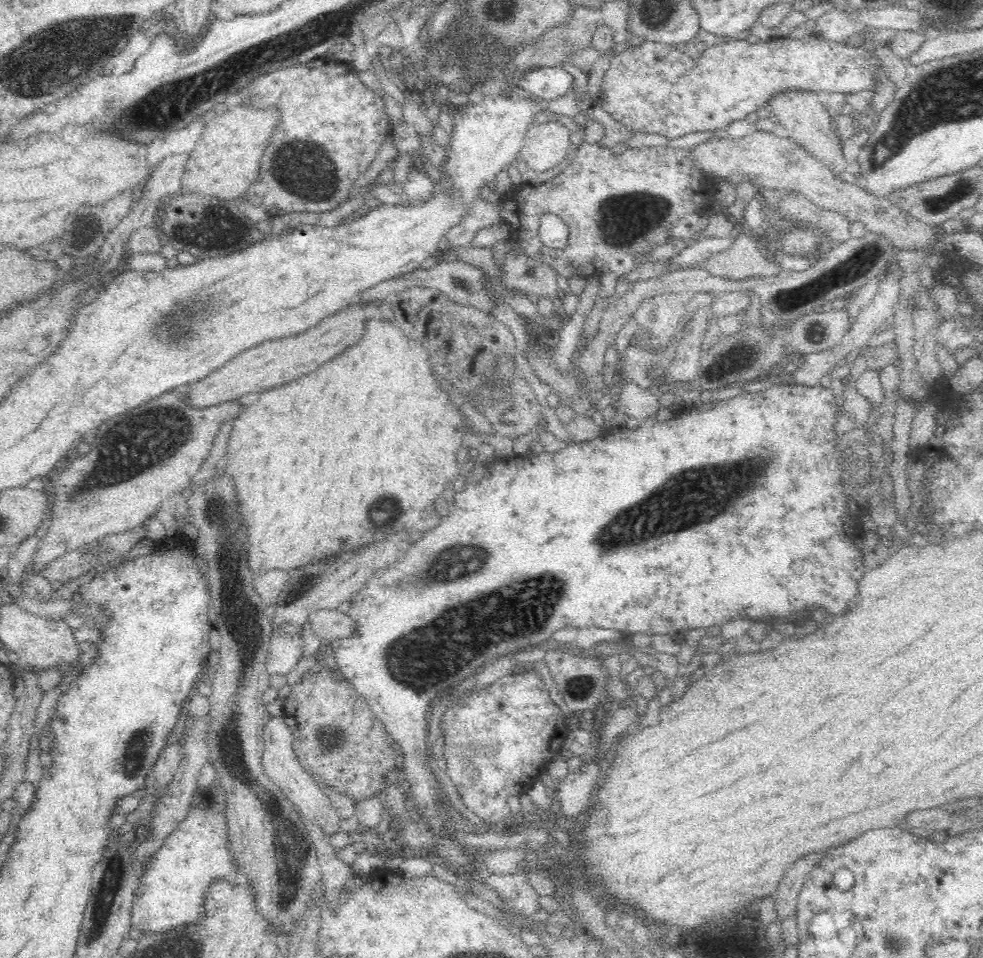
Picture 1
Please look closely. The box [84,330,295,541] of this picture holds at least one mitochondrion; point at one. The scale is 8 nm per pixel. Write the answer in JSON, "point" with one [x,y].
{"point":[141,439]}

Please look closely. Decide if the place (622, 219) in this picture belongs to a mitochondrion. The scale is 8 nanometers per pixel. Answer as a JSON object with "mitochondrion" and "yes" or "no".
{"mitochondrion":"yes"}

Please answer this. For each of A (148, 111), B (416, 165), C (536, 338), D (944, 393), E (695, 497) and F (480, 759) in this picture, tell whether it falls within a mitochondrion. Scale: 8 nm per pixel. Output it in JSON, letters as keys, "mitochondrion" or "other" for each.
{"A":"mitochondrion","B":"other","C":"other","D":"other","E":"mitochondrion","F":"mitochondrion"}

